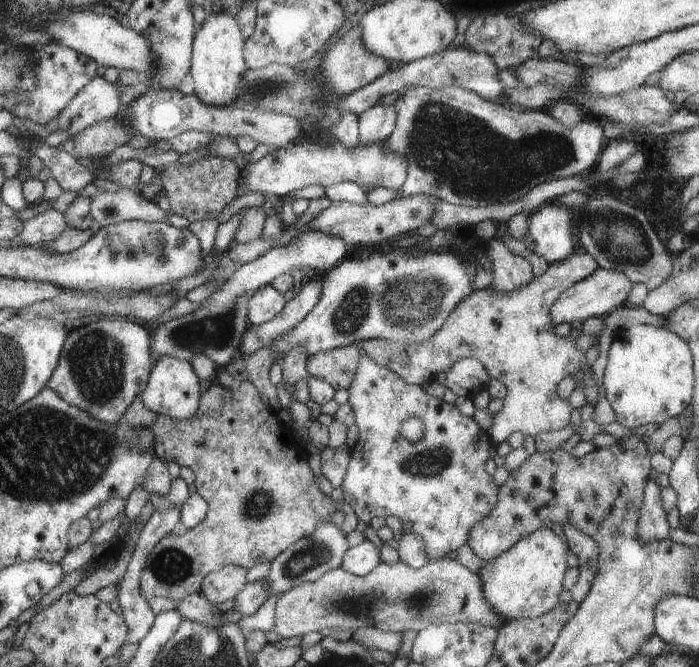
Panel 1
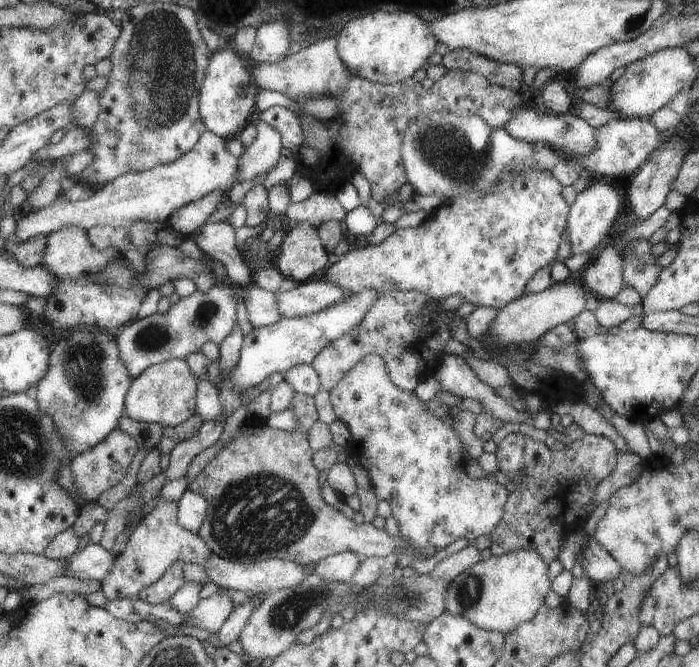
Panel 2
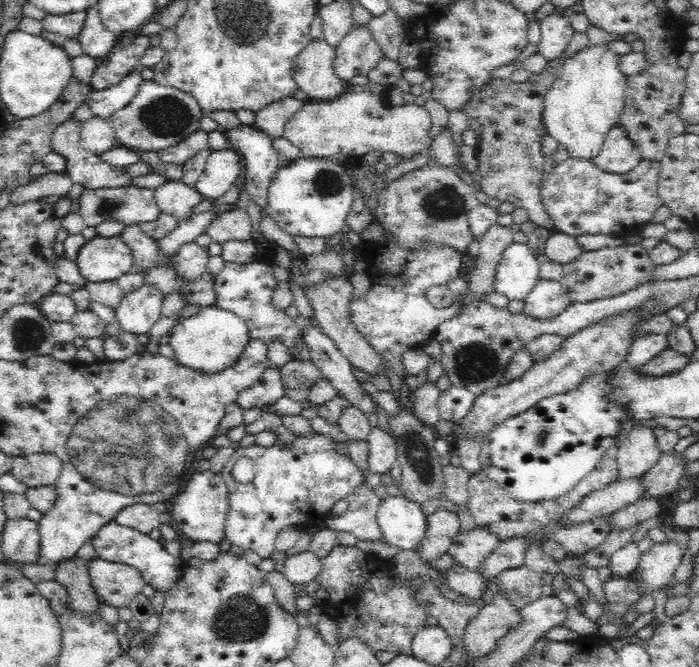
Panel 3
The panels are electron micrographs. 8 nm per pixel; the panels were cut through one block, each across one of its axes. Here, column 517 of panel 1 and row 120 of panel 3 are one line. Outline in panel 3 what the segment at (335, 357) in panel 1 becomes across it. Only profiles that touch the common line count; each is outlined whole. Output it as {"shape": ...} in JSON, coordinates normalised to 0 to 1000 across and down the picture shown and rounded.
{"shape":[[[526,123],[522,129],[498,126],[494,138],[479,150],[439,151],[412,180],[408,204],[428,223],[433,235],[471,238],[491,247],[501,234],[521,234],[528,228],[559,228],[585,241],[617,223],[617,175],[608,160],[595,156],[557,157],[557,130]]]}

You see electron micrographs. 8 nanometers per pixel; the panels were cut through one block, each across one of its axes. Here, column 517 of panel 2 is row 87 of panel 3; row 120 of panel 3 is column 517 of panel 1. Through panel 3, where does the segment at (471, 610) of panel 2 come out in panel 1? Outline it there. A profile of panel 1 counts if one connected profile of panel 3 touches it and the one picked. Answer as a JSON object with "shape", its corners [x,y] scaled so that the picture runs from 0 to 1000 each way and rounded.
{"shape":[[[771,792],[755,805],[745,807],[732,823],[691,846],[681,861],[688,871],[688,894],[722,933],[785,919],[800,897],[808,831],[808,813],[787,792]]]}

